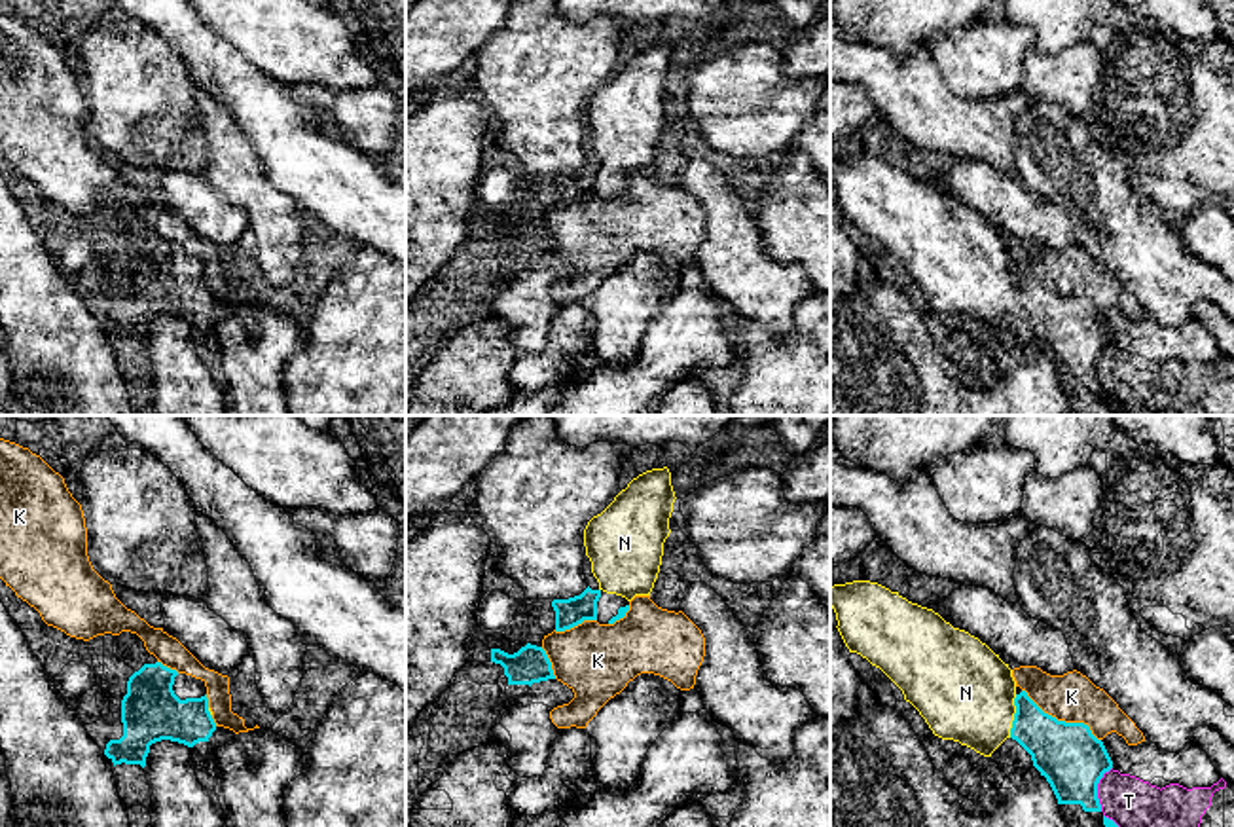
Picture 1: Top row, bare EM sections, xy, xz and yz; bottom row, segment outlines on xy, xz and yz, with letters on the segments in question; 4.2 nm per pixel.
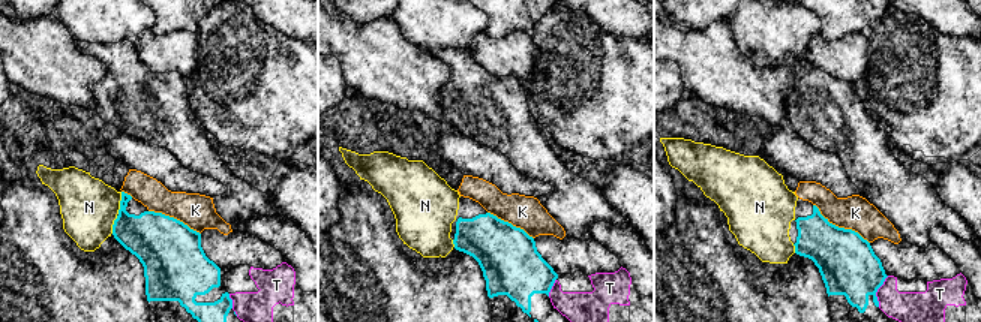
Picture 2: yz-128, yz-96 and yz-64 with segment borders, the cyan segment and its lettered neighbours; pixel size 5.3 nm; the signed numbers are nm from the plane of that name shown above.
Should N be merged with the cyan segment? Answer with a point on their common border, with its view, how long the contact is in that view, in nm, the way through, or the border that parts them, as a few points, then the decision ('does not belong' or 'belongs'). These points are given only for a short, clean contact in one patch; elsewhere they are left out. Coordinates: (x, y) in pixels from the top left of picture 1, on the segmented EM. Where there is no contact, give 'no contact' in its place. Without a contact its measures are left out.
meets cyan in yz at (1015, 716); contact 190 nm long; runs through yz (1060, 752), (1015, 716), (982, 710), (965, 693); belongs

